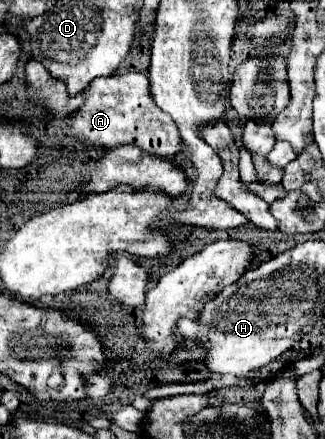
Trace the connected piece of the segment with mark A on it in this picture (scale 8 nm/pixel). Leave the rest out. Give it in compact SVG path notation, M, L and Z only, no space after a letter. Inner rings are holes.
M142 73L112 75L92 81L84 89L84 105L70 115L66 135L78 137L86 145L98 147L132 143L156 157L174 155L182 147L176 125L164 111L156 109L156 105L148 101L148 79Z

